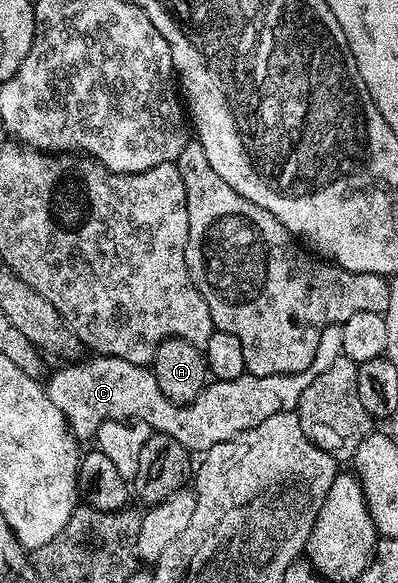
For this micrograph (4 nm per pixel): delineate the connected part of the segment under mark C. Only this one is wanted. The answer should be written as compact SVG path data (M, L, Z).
M342 324L328 325L328 329L320 333L320 345L308 369L295 375L256 377L245 374L232 381L210 381L196 401L181 405L168 401L168 397L160 393L160 385L156 385L156 377L149 366L132 365L132 361L107 355L67 362L59 366L62 368L50 380L45 380L44 386L52 405L66 418L66 426L75 440L93 440L104 421L121 419L147 423L151 432L175 438L191 453L204 453L212 445L220 445L220 441L228 441L241 431L260 425L260 421L276 417L276 413L294 411L300 397L304 397L304 389L343 355L343 345Z

